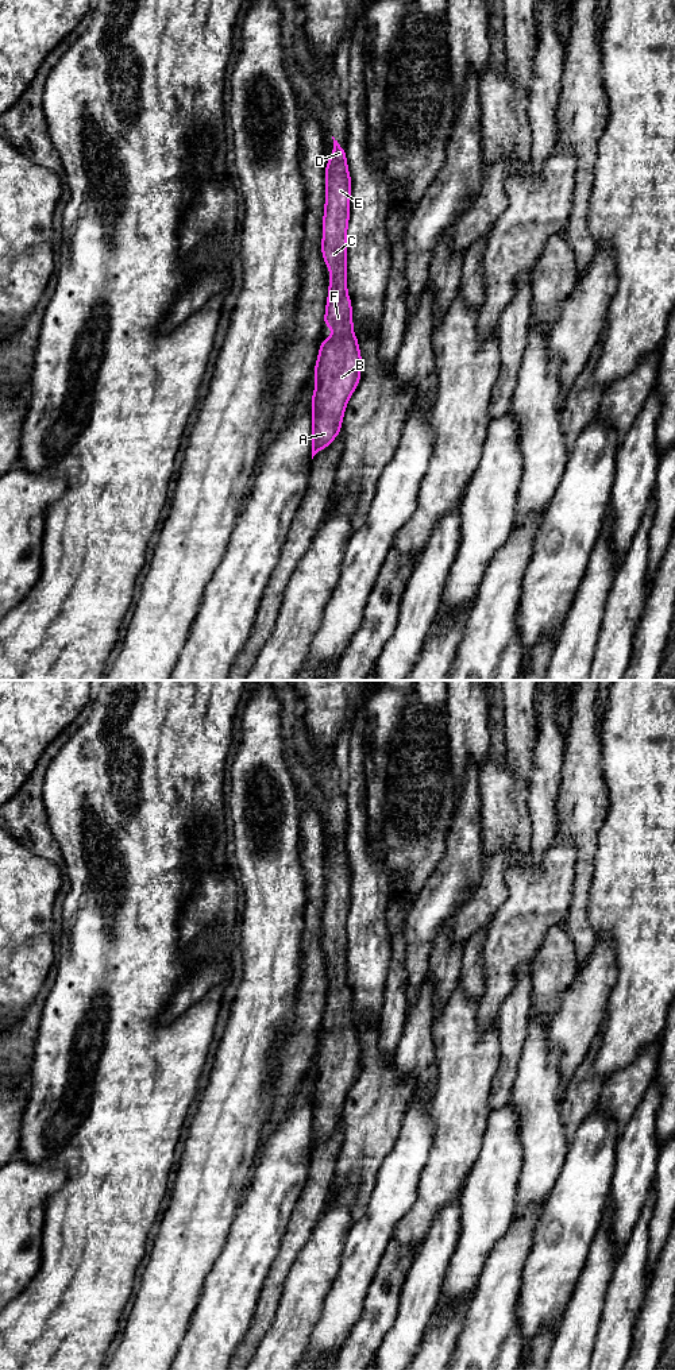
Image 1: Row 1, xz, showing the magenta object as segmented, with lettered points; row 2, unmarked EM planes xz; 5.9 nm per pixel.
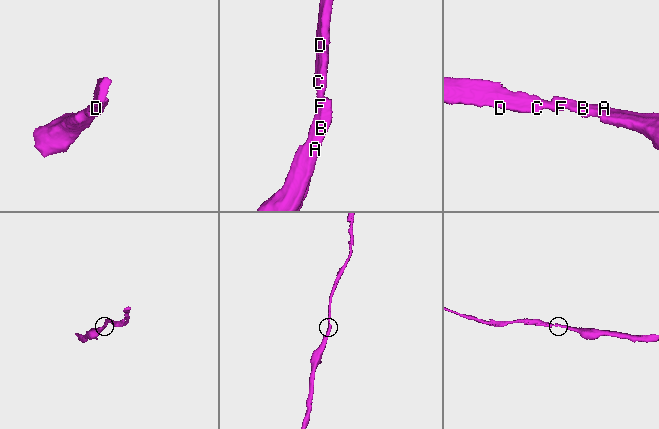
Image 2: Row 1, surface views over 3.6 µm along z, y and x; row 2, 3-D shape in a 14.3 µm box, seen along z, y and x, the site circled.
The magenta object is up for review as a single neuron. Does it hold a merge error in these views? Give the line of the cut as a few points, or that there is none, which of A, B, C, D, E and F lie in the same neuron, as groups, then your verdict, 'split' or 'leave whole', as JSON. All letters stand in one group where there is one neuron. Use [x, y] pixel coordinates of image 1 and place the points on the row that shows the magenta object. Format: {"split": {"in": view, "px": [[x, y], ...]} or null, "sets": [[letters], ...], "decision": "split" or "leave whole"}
{"split": null, "sets": [["A", "B", "C", "D", "E", "F"]], "decision": "leave whole"}

